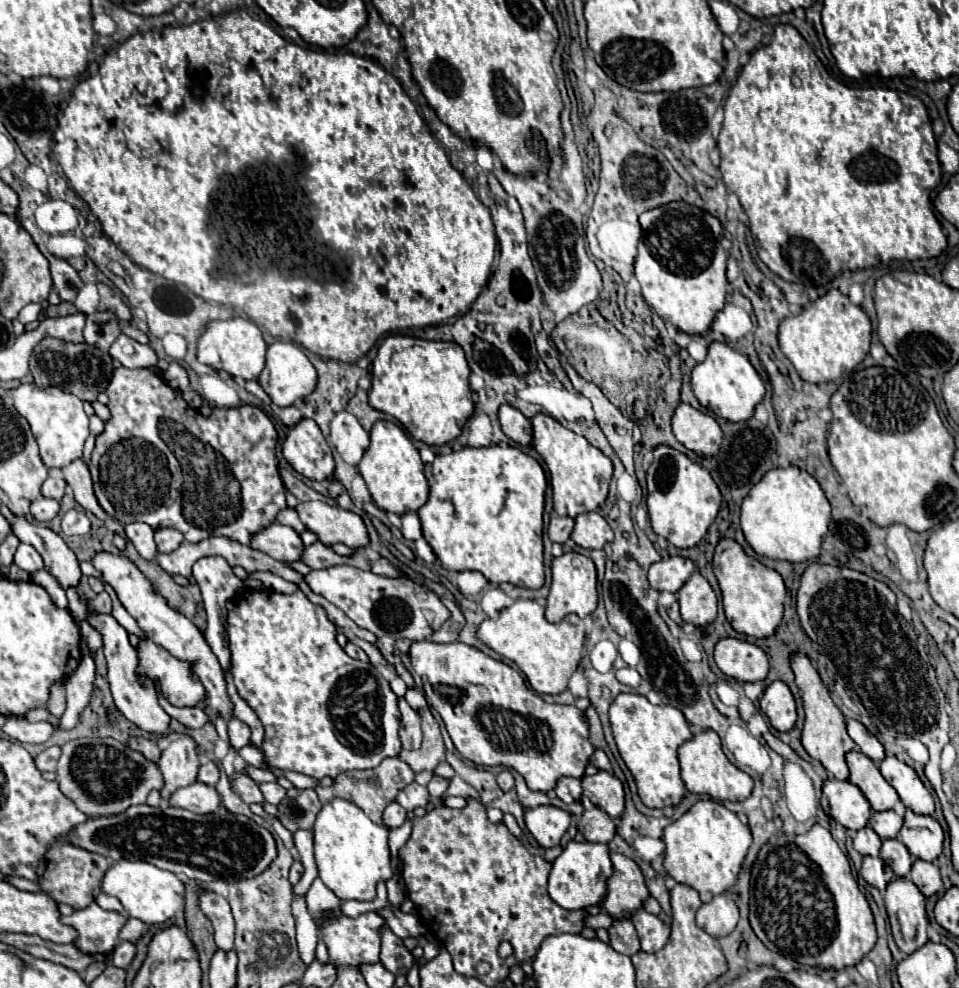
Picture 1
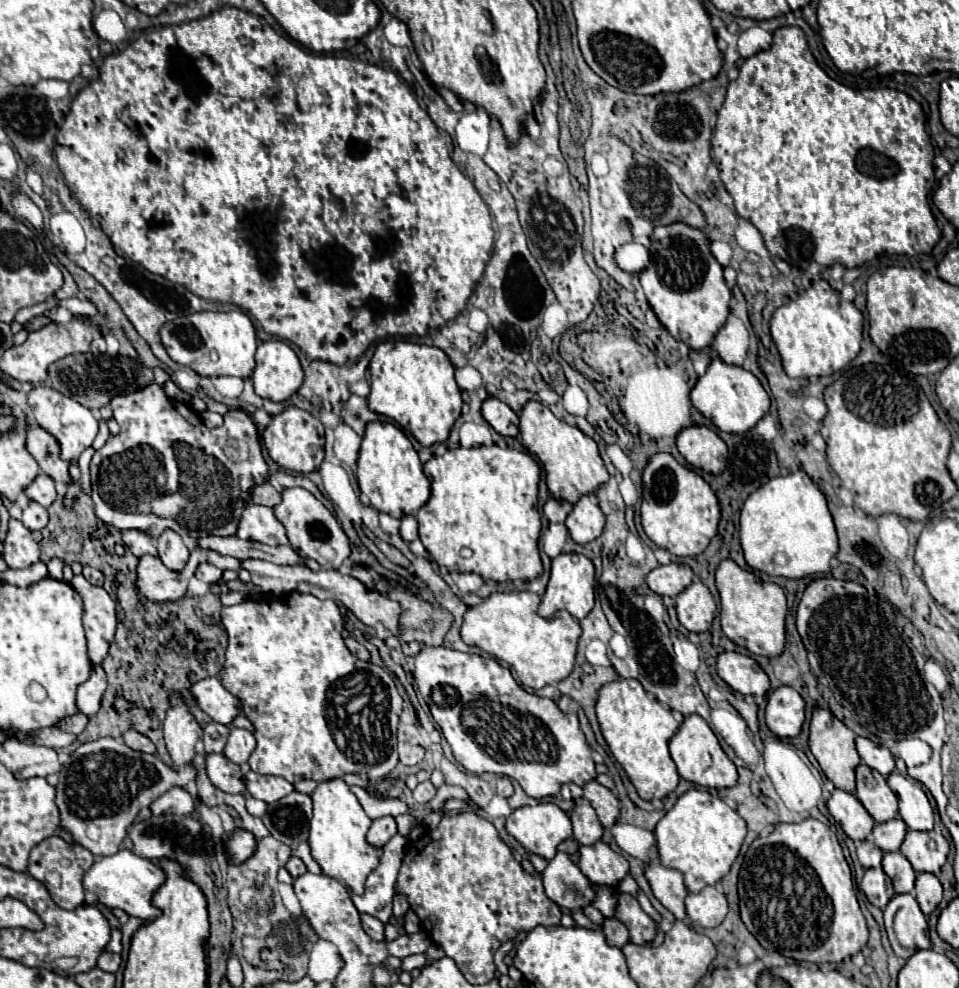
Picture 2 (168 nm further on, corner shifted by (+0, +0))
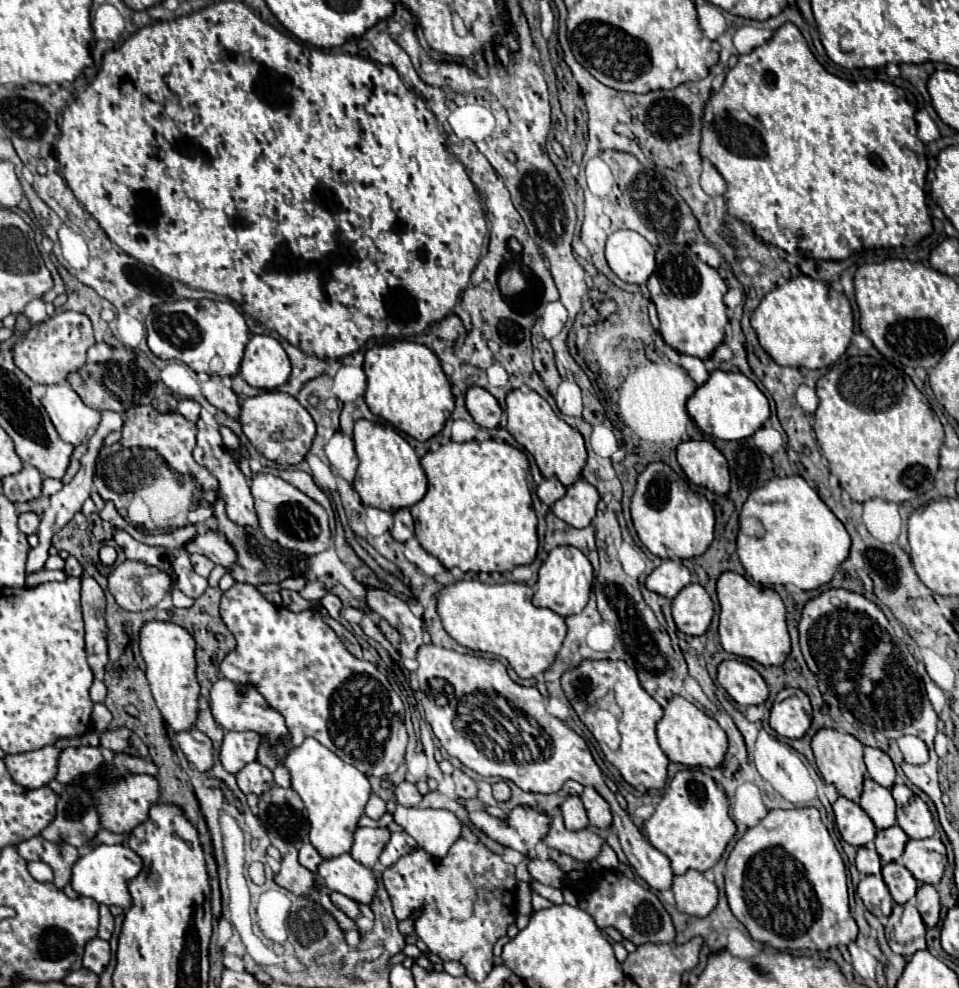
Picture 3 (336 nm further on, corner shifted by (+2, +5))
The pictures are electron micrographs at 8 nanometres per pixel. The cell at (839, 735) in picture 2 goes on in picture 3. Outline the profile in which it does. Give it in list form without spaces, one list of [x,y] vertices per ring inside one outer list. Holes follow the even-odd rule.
[[[820,729],[812,739],[812,751],[814,751],[816,765],[818,765],[824,781],[834,785],[842,797],[858,803],[860,795],[862,795],[864,775],[866,775],[866,765],[862,759],[864,745],[848,733],[840,733],[836,729]]]

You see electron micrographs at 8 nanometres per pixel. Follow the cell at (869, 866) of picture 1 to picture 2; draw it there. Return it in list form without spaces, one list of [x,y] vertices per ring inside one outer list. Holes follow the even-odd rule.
[[[882,866],[878,868],[868,868],[864,872],[864,878],[860,882],[860,888],[864,890],[864,894],[868,896],[868,900],[874,906],[884,908],[888,904],[888,900],[894,896],[894,888],[890,878],[886,876],[886,872],[882,870]]]

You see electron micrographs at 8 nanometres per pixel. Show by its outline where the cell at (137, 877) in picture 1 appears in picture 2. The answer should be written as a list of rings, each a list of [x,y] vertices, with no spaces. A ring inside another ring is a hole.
[[[118,850],[116,854],[102,856],[94,862],[94,866],[86,872],[84,890],[94,894],[108,908],[120,908],[128,916],[152,922],[162,914],[162,910],[152,904],[152,896],[158,892],[158,888],[164,882],[166,882],[166,874],[160,864],[150,862],[146,858],[138,858],[128,850]]]

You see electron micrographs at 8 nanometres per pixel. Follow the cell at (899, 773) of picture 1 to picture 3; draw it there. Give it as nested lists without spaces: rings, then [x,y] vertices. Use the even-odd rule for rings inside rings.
[[[896,783],[892,787],[892,795],[896,801],[898,825],[910,839],[926,839],[936,833],[930,809],[918,795],[914,795],[902,783]]]

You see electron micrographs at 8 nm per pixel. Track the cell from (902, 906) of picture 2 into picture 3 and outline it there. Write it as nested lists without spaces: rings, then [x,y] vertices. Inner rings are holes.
[[[914,903],[894,905],[892,915],[886,923],[886,939],[894,953],[910,959],[916,951],[926,949],[926,925]]]

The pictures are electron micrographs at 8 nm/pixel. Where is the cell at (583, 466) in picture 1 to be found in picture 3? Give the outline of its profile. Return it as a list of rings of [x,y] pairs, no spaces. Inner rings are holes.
[[[512,389],[506,395],[506,417],[508,417],[508,433],[534,457],[538,469],[544,477],[556,475],[564,487],[572,485],[582,477],[582,467],[586,461],[586,447],[582,435],[564,423],[542,399],[536,391]]]

